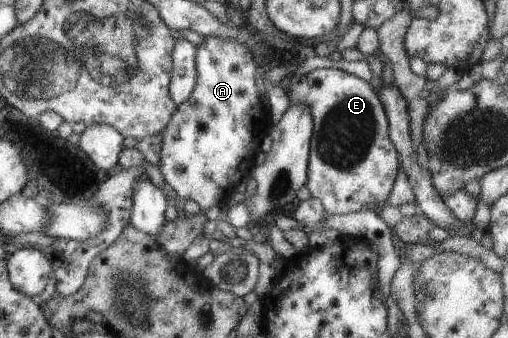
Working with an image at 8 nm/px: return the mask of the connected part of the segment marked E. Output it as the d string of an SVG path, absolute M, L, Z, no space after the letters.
M317 68L305 75L292 74L287 85L290 103L309 107L313 117L306 187L313 198L319 199L328 214L380 212L391 195L399 169L398 153L390 138L385 106L369 82L340 69Z

